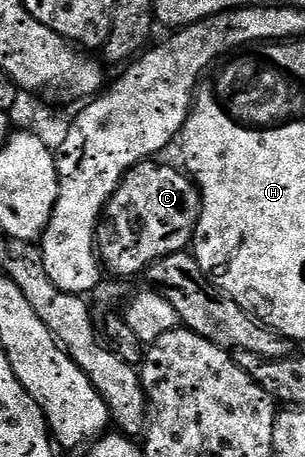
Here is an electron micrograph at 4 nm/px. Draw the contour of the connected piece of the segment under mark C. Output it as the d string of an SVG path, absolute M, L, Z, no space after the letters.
M151 158L134 165L119 182L112 198L106 201L96 233L96 251L103 269L107 273L115 272L115 277L145 273L146 267L154 260L191 247L200 207L198 189L185 171L177 172L172 165L157 164L158 162L157 159Z

